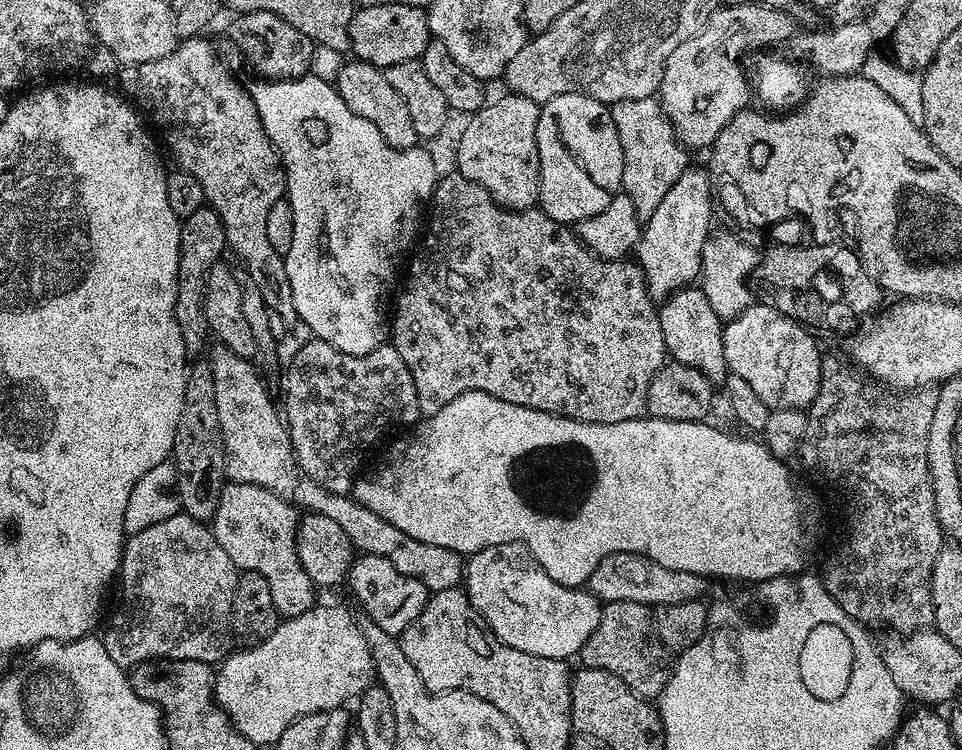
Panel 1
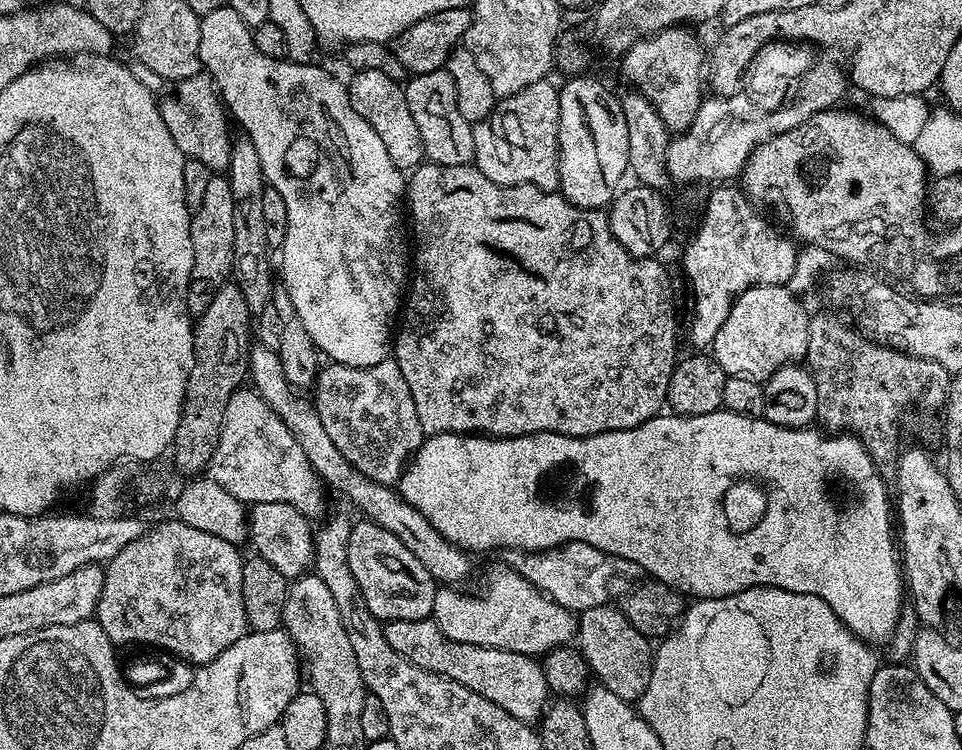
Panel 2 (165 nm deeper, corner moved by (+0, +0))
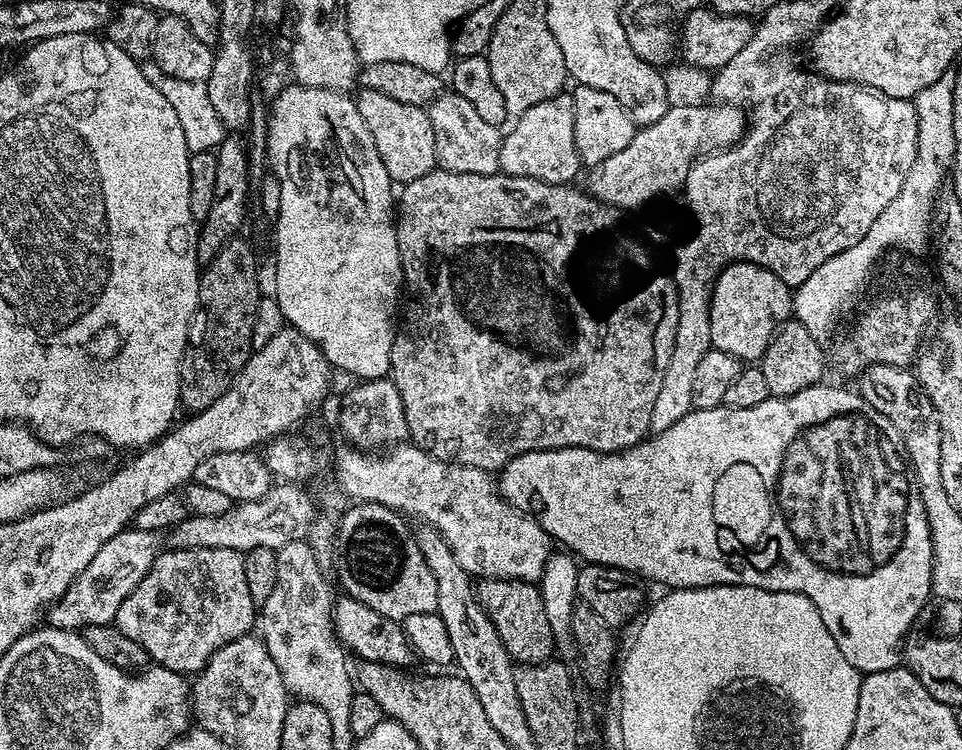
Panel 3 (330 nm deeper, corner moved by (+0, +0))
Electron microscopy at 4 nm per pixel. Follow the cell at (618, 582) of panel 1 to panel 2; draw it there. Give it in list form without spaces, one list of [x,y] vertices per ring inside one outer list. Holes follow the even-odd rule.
[[[571,540],[568,544],[559,544],[545,552],[523,553],[512,550],[507,556],[507,563],[515,568],[522,578],[526,578],[526,582],[533,584],[545,596],[558,602],[558,606],[573,614],[609,603],[613,599],[611,596],[619,597],[625,586],[635,585],[642,576],[640,565],[632,560],[612,556],[581,540]]]

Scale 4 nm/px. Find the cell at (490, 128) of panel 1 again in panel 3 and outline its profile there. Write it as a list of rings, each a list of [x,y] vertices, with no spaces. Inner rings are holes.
[[[567,91],[546,102],[538,102],[538,106],[530,106],[530,110],[515,117],[507,131],[500,141],[500,172],[503,175],[534,178],[551,184],[572,184],[582,171],[574,142],[574,102]]]

